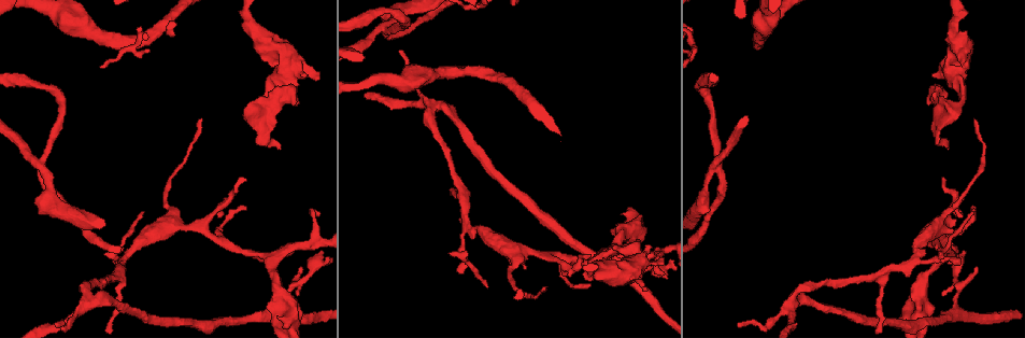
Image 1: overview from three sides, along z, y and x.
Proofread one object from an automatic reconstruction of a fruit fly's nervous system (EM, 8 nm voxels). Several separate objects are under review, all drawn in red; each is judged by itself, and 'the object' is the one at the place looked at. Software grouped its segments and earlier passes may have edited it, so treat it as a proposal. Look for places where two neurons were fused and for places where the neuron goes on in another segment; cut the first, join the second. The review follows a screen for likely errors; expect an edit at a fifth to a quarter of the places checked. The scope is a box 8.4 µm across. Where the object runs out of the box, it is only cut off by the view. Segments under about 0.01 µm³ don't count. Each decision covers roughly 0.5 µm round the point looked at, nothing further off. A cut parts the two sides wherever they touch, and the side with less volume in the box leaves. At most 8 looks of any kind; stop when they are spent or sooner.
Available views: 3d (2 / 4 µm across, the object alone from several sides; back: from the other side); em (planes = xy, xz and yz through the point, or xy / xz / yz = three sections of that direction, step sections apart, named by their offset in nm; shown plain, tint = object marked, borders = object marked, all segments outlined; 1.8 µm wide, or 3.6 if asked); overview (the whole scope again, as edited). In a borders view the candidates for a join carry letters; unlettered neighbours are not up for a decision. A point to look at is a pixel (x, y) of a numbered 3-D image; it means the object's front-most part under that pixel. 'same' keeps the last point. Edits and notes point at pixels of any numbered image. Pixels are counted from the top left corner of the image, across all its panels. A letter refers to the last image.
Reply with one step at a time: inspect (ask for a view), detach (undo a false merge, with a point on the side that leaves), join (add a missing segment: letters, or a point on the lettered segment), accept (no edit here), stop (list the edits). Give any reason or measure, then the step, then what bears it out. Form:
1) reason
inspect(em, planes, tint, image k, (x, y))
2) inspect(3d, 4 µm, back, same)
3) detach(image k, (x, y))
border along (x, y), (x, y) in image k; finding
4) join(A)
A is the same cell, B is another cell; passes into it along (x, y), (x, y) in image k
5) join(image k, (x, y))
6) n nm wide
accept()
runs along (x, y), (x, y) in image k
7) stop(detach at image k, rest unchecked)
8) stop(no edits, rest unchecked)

free end
inspect(em, planes, borders, image 1, (278, 147))

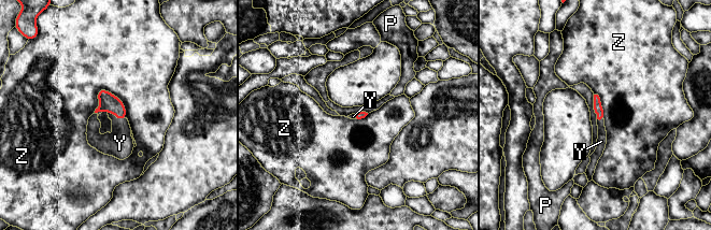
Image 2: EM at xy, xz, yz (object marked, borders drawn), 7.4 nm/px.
join(Y)
Y is the same cell, P and Z are other cells; it goes on there

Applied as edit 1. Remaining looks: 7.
long arm stops here
inspect(3d, 2 µm, image 1, (198, 120))

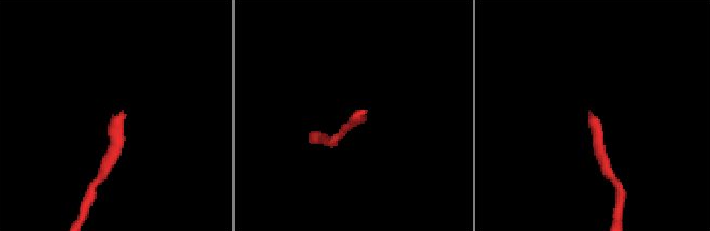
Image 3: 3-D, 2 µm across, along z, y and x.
shape alone is not enough
inspect(em, planes, tint, image 3, (589, 114))

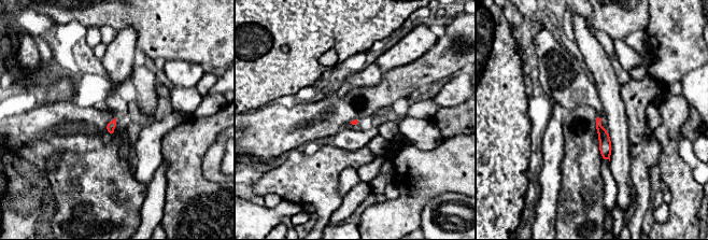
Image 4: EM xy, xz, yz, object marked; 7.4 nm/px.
what lies round it
inspect(em, planes, borders, same)

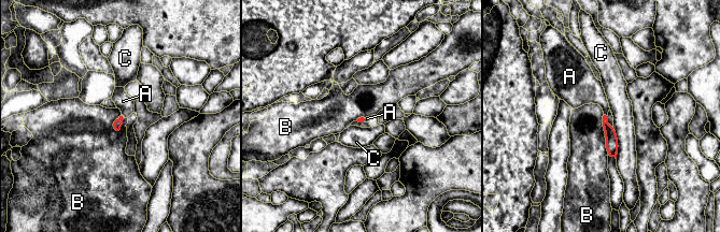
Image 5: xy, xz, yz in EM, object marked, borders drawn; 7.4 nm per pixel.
B touches over 300 nm
join(A)
A is the same cell, B and C are other cells; passes into it along (611, 142), (605, 115), (586, 88) in image 5; the neuron continues

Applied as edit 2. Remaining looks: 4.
see it whole again
inspect(overview)

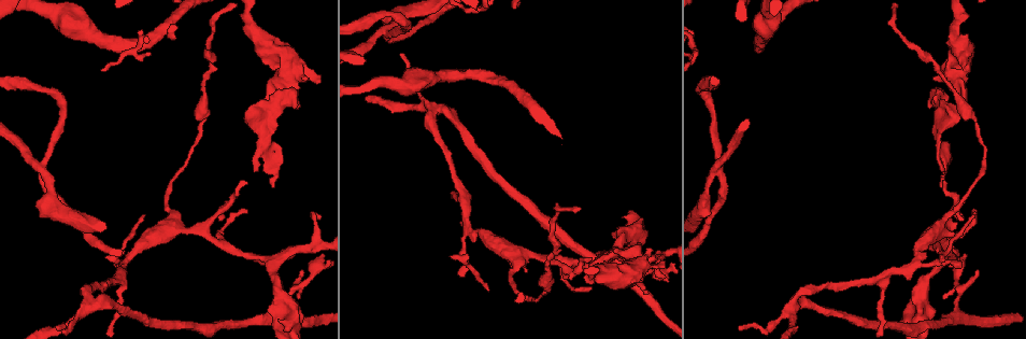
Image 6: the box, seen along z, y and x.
thick turns thin
inspect(em, planes, borders, image 6, (293, 76))

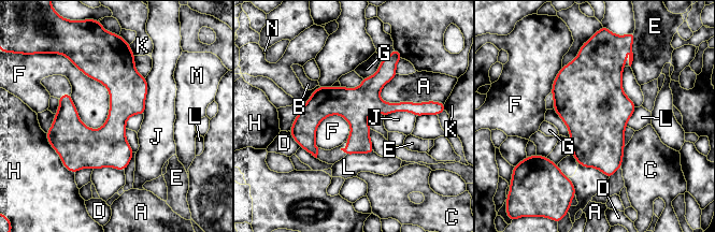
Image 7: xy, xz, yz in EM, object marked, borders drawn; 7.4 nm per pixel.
accept()
A, B, C, D, E, F, G, H, J, K, L, M and N are other cells; border along (69, 60), (108, 90), (96, 130) in image 7; all the same neuron

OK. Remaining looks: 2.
stop(join at image 2, join at image 5, rest unchecked)

